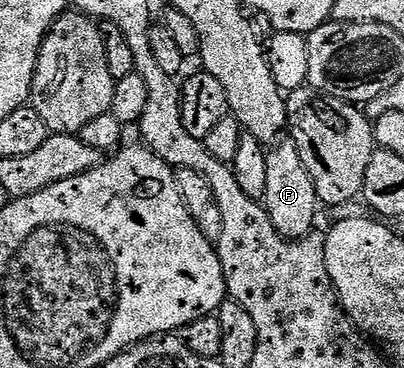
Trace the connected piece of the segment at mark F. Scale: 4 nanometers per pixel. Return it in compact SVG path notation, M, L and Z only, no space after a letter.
M280 139L267 150L266 156L266 187L262 204L268 212L270 223L283 237L299 239L311 234L312 220L316 217L318 200L315 184L311 182L302 159L299 158L298 147L291 139Z

